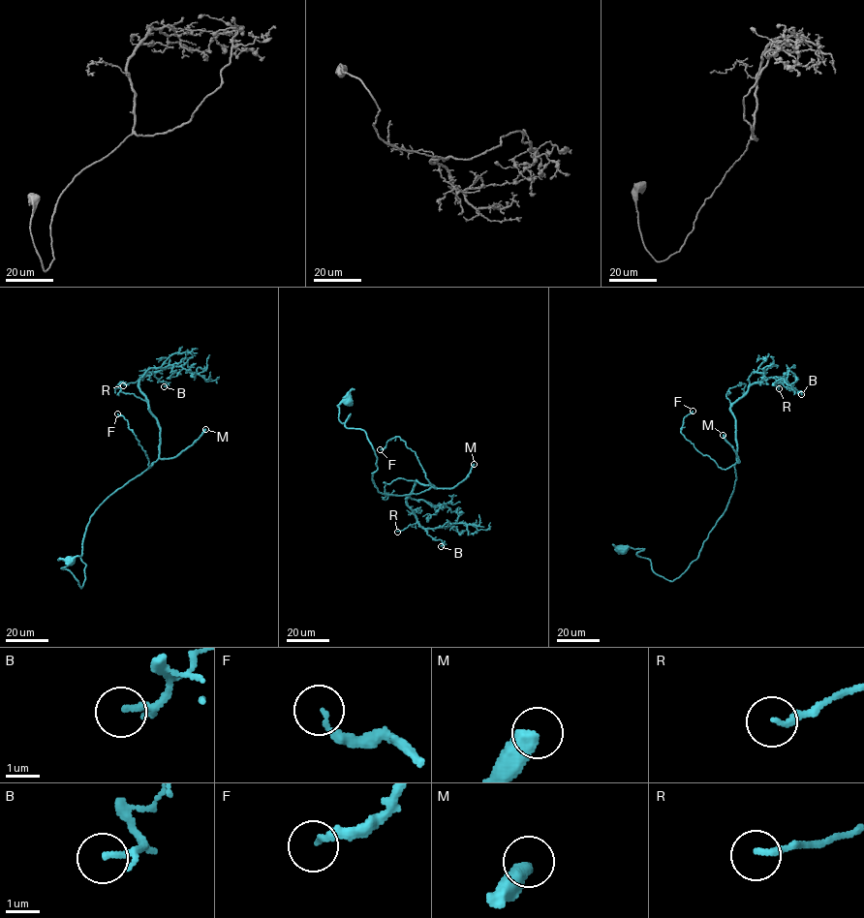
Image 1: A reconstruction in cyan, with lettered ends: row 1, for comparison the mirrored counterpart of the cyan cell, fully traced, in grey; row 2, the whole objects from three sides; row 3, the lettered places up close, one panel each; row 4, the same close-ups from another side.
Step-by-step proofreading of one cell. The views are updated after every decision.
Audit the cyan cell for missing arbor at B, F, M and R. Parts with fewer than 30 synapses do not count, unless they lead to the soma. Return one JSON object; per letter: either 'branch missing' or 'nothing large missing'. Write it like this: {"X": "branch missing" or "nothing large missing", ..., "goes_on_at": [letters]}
{"B": "nothing large missing", "F": "nothing large missing", "M": "branch missing", "R": "nothing large missing", "goes_on_at": ["M"]}

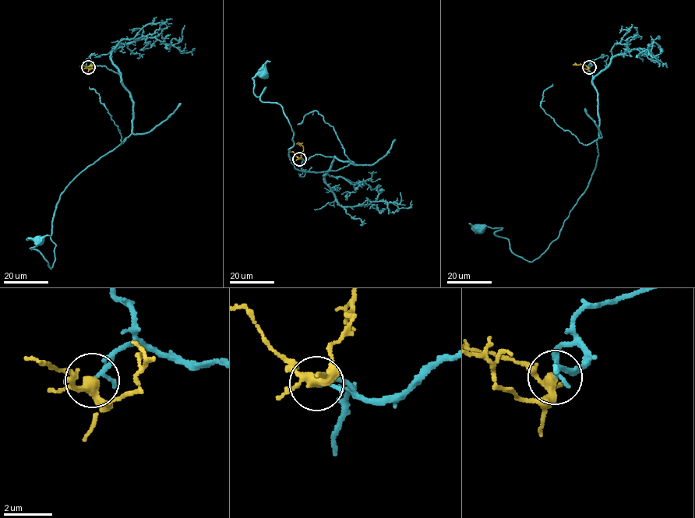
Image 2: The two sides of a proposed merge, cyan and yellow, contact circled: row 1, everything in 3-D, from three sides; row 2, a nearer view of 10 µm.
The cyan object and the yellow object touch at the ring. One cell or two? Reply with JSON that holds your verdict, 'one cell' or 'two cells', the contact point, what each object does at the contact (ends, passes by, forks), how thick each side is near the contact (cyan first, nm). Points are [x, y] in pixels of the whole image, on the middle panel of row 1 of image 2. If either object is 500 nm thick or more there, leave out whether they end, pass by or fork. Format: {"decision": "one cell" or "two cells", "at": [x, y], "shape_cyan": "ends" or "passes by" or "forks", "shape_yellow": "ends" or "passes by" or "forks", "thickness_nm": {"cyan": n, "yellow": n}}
{"decision": "one cell", "at": [299, 159], "shape_cyan": "passes by", "shape_yellow": "forks", "thickness_nm": {"cyan": 130, "yellow": 300}}

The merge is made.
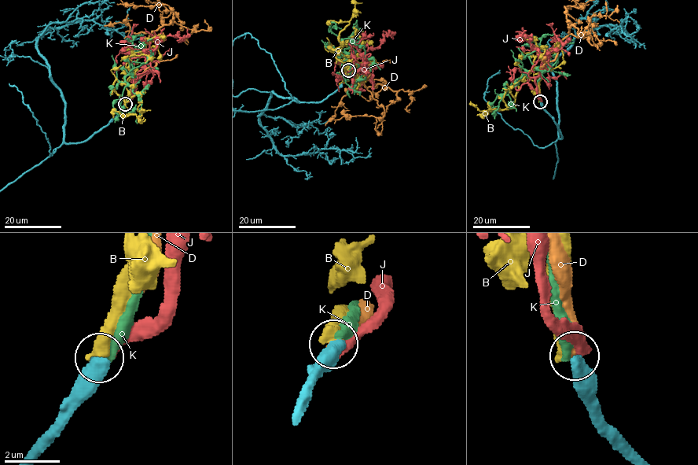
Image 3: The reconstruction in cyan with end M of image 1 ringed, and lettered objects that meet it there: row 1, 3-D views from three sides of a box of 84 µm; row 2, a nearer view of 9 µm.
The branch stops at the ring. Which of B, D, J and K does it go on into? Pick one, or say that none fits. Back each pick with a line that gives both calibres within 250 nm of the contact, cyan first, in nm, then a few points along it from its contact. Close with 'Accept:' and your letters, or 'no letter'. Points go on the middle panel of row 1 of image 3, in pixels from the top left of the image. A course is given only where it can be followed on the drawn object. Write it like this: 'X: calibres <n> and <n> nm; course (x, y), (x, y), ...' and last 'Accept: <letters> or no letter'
D: calibres 550 and 360 nm
Accept: D

